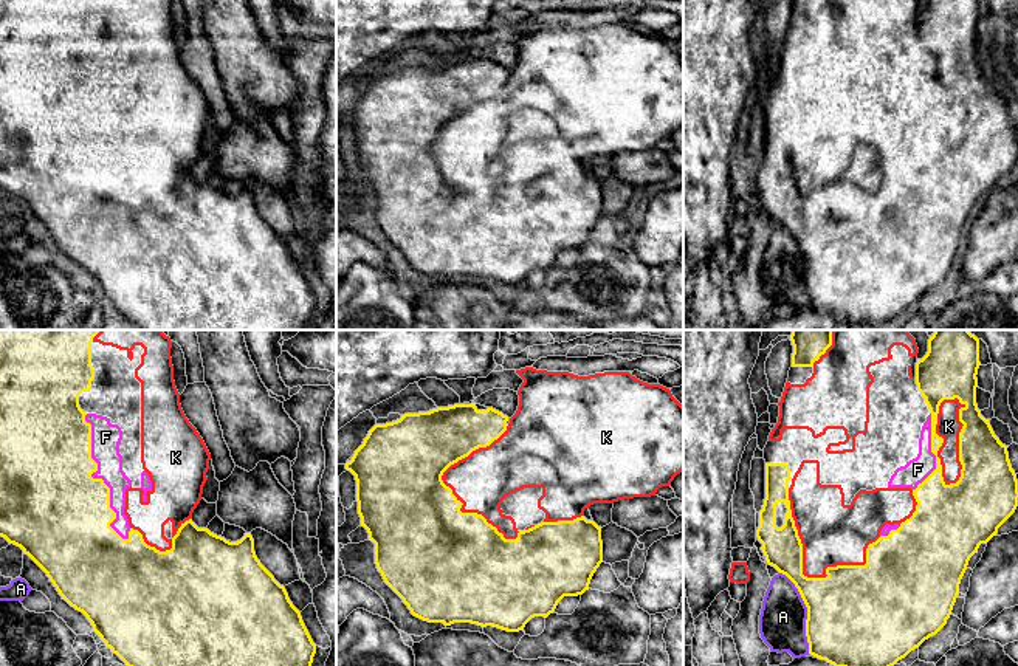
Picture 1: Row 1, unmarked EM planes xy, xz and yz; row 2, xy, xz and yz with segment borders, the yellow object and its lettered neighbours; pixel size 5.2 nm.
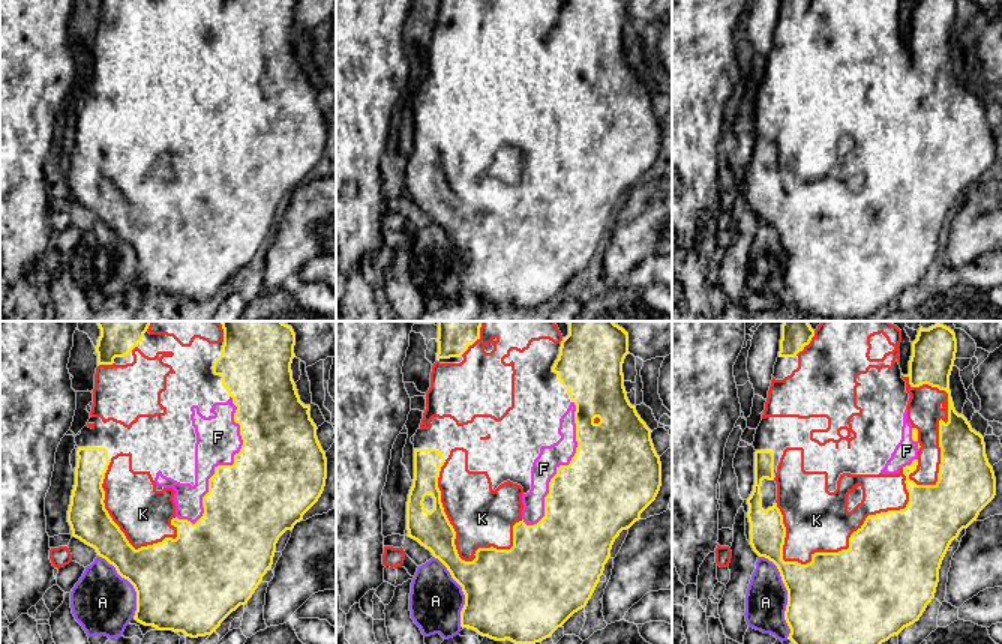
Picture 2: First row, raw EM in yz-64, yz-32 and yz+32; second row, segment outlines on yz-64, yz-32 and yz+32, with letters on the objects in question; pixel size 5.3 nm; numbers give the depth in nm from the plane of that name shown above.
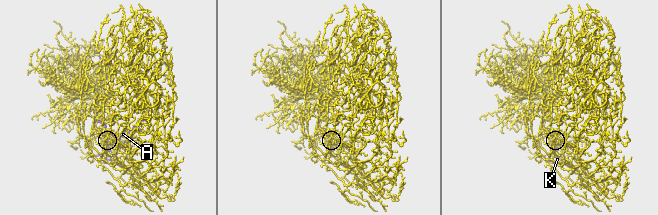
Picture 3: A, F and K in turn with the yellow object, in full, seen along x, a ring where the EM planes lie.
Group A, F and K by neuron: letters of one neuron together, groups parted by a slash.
A / F / K

